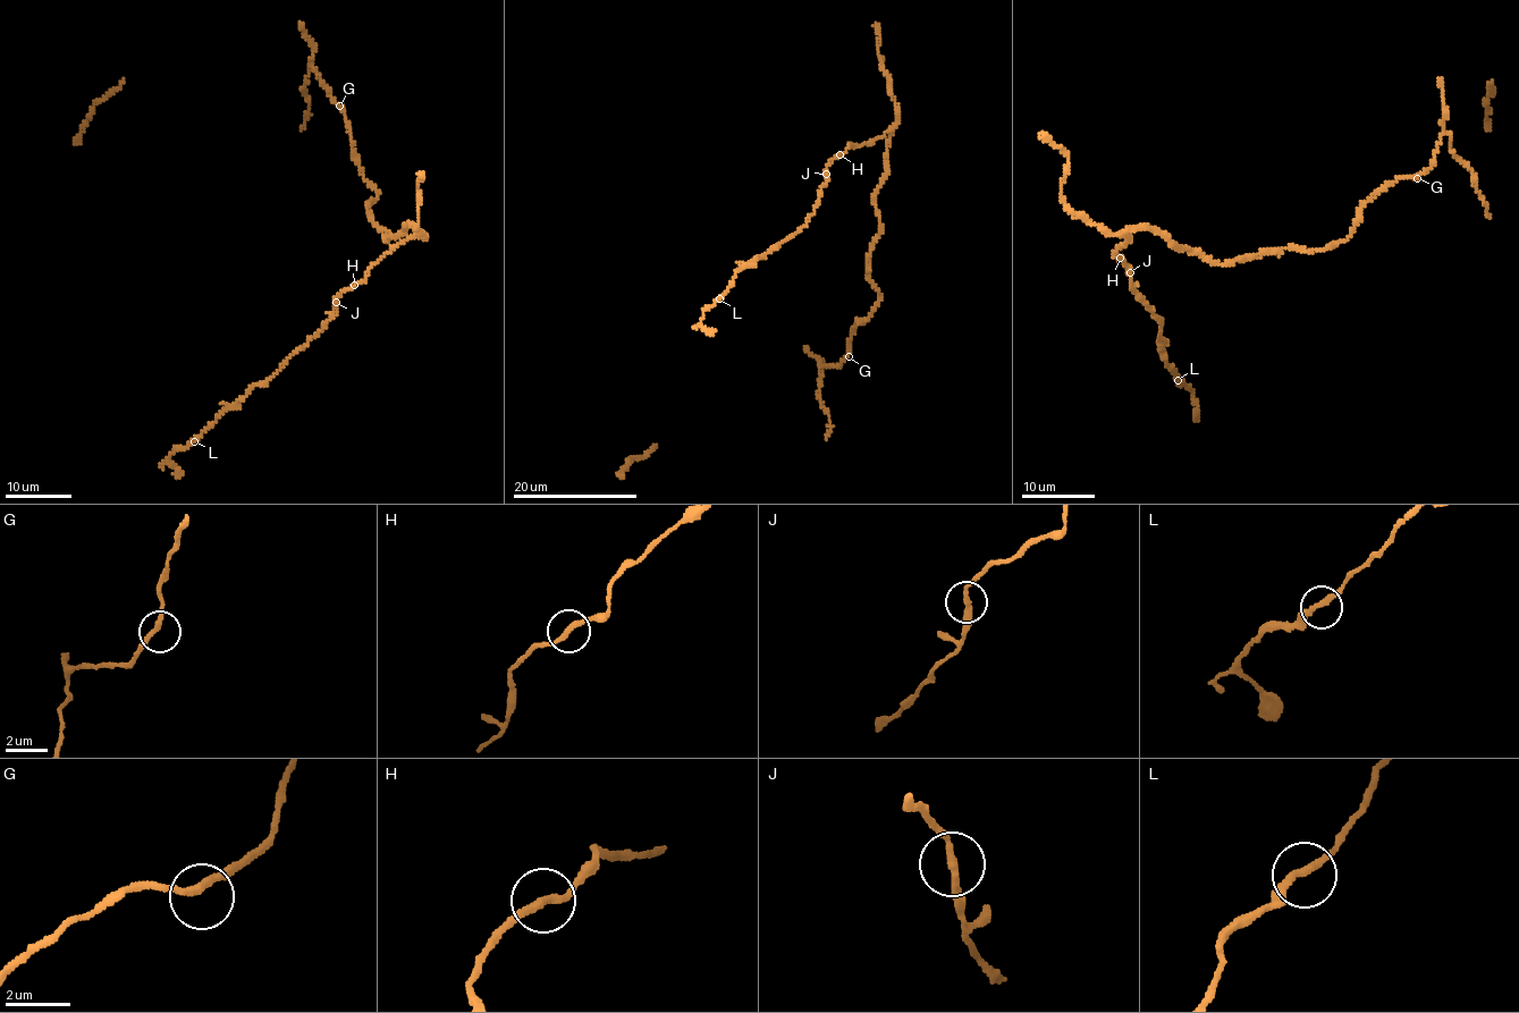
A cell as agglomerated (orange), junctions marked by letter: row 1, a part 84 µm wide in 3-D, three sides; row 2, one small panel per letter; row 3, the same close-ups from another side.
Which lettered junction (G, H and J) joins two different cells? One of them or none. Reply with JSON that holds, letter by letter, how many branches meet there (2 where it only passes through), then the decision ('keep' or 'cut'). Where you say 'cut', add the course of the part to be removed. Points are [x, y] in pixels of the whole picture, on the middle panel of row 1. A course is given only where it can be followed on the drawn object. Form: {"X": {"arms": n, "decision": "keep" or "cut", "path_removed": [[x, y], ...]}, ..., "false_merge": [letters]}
{"G": {"arms": 2, "decision": "keep"}, "H": {"arms": 2, "decision": "keep"}, "J": {"arms": 2, "decision": "cut", "path_removed": [[827, 175], [818, 205], [794, 236], [740, 269], [726, 293], [703, 312], [701, 328], [714, 331]]}, "false_merge": ["J"]}

